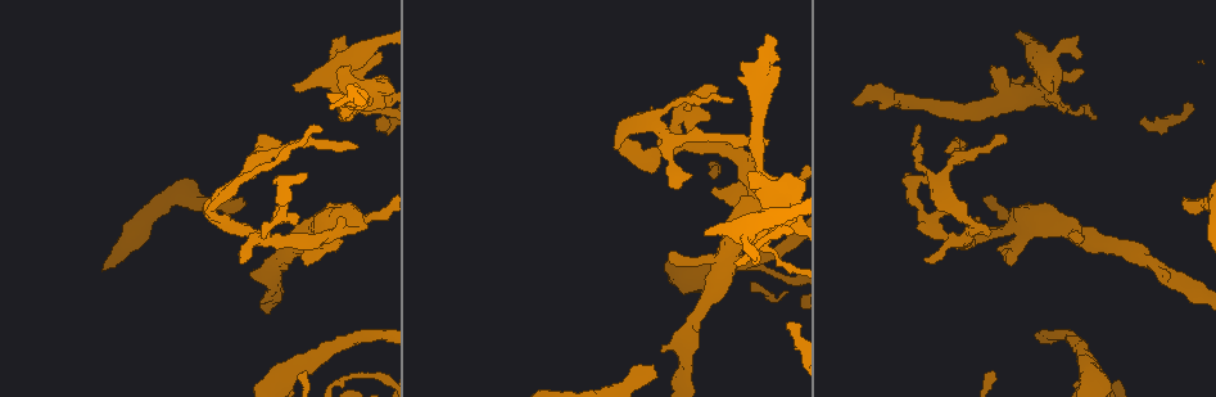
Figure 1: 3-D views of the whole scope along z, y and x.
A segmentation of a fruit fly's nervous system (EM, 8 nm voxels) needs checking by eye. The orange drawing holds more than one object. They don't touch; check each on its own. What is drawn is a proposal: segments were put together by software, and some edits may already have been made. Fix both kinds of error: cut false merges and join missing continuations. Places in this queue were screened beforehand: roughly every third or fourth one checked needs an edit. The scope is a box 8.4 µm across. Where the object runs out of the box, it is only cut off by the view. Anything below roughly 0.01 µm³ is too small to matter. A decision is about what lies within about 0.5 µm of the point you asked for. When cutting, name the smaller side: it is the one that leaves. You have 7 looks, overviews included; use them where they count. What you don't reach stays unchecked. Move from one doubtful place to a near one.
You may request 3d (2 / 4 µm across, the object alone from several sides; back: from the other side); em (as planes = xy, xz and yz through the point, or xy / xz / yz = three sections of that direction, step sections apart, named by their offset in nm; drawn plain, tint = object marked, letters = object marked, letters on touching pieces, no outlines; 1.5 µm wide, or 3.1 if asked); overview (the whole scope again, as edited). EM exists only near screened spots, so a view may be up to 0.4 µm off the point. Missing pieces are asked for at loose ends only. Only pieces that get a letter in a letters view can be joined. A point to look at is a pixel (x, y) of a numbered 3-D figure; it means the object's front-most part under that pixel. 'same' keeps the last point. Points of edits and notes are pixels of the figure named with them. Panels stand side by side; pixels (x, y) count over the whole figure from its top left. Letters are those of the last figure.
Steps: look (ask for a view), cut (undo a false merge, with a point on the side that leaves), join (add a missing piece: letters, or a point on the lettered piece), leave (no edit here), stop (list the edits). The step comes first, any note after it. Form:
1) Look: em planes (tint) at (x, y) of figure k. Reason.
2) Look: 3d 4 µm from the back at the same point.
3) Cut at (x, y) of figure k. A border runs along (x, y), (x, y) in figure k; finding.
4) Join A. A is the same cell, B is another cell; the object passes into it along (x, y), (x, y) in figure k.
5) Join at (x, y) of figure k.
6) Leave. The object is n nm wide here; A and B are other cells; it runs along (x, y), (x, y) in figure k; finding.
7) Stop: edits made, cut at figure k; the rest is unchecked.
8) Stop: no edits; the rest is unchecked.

Look: em xy step 8 (letters) at (996, 249) of figure 1. Thin end.

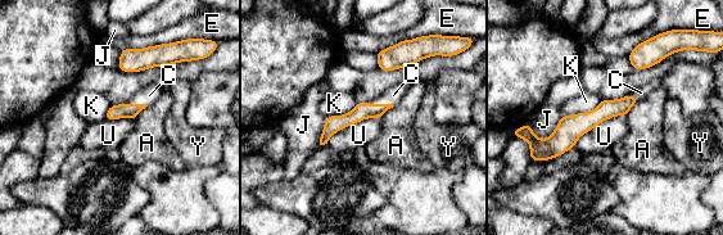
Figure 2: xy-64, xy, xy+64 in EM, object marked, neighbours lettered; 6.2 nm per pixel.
Join C. The object is 100 nm wide here; C is the same cell, A, E, J, K, U and Y are other cells; the object passes into it along (361, 111), (380, 104), (393, 95) in figure 2; it goes on there.

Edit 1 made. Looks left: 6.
Look: overview. See it whole again.

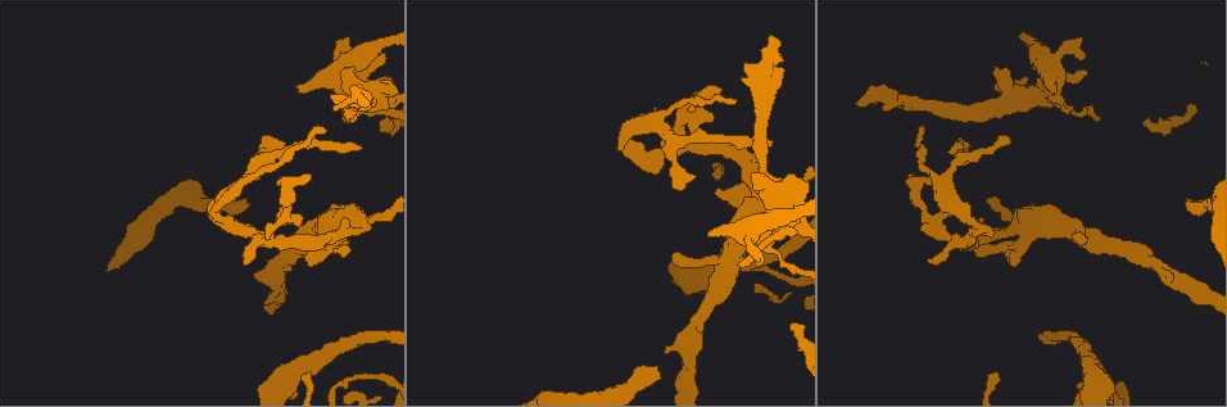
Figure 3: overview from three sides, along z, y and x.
Look: em yz step 8 (letters) at (857, 103) of figure 3. Branch stops here.

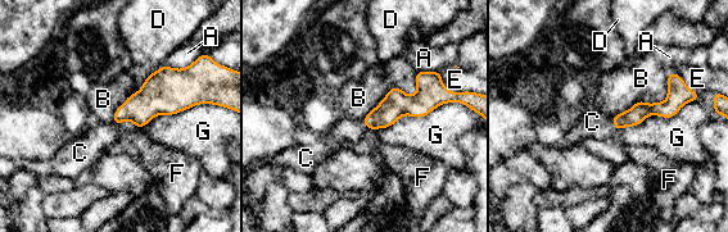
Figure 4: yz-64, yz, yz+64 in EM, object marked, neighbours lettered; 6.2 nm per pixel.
Join C. C is the same cell, A, B, D, E, F and G are other cells; the object passes into it along (640, 110), (614, 124), (592, 122) in figure 4; it goes on there.

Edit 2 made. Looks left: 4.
Look: em planes (letters) at (379, 121) of figure 3. An open end.

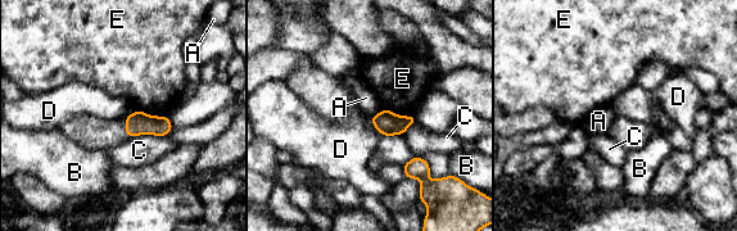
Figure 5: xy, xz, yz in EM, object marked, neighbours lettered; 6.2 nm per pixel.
Leave. A, B, C, D and E are other cells; a border runs along (383, 109), (372, 117) in figure 5; no lettered piece goes on from it.

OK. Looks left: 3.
Stop: edits made, join at figure 2, join at figure 4; the rest is unchecked.

